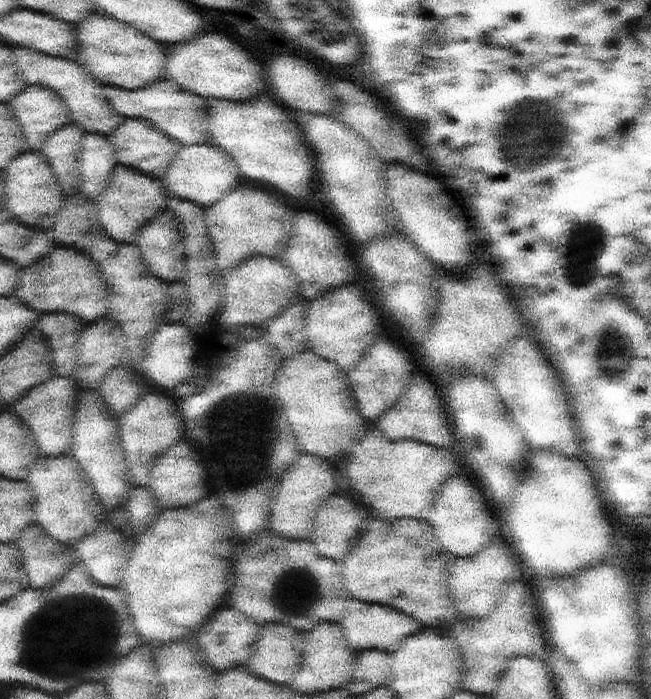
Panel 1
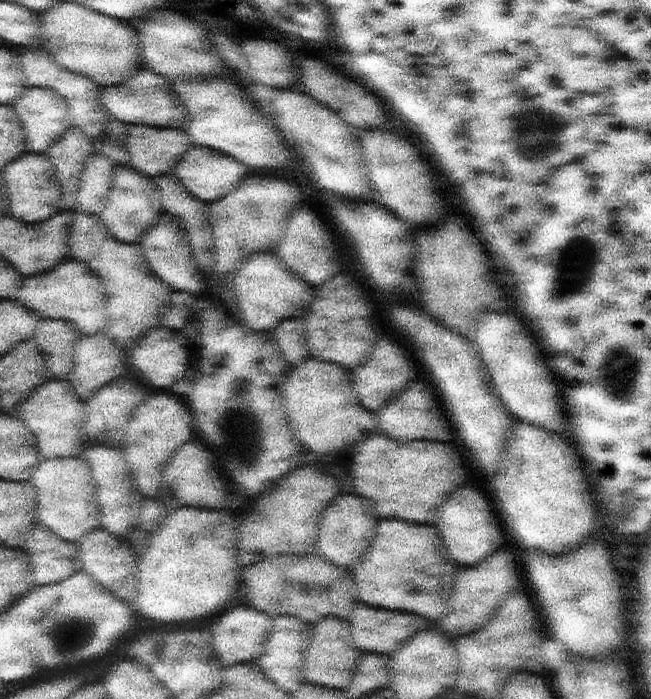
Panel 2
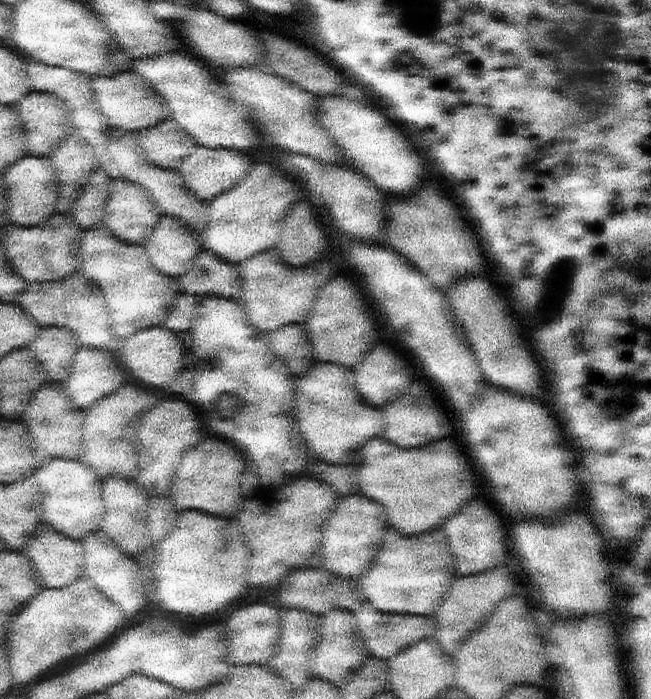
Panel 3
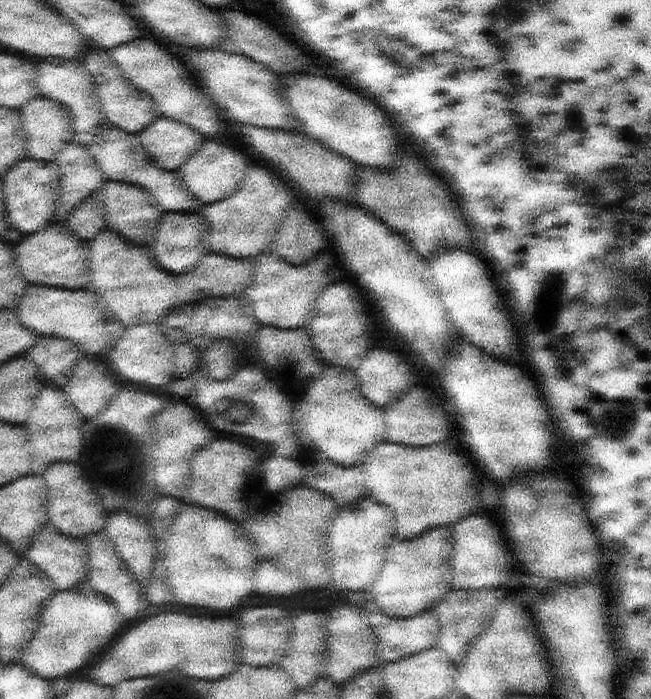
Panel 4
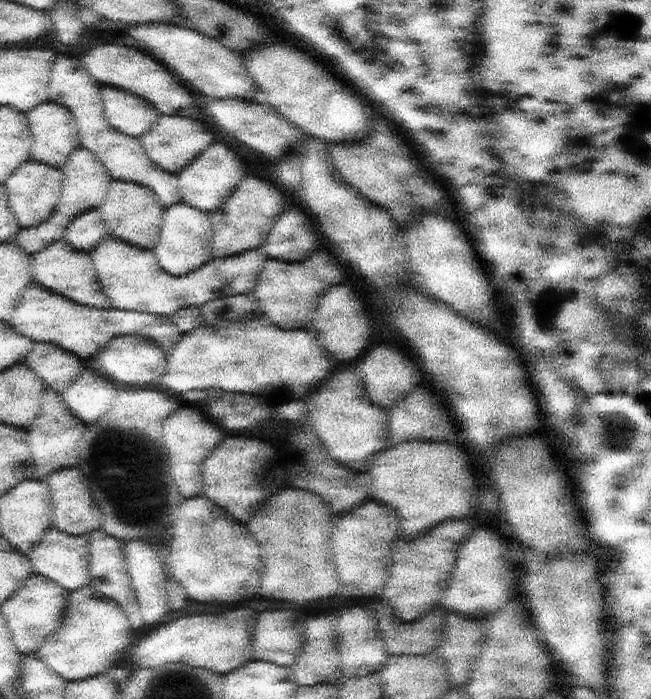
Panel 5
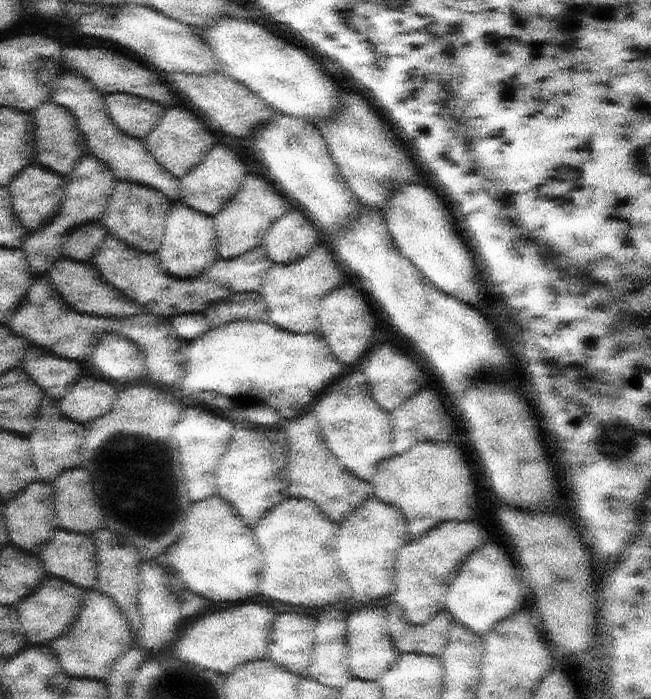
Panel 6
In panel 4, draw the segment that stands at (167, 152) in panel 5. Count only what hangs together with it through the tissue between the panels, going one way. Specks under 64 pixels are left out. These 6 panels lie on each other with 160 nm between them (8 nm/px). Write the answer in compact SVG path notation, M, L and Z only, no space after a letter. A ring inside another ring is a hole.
M164 116L150 123L146 130L142 130L137 135L141 136L142 144L146 145L147 151L151 152L158 164L167 171L177 171L182 164L186 164L188 158L198 152L202 142L206 140L202 133L194 131L191 126Z

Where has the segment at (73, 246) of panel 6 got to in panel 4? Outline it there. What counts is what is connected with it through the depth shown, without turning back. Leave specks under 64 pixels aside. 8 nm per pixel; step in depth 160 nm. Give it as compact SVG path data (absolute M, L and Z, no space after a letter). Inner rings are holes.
M96 194L86 198L86 202L76 212L70 214L67 224L70 224L69 227L82 240L96 238L98 232L106 226L106 210L104 210L102 196Z

